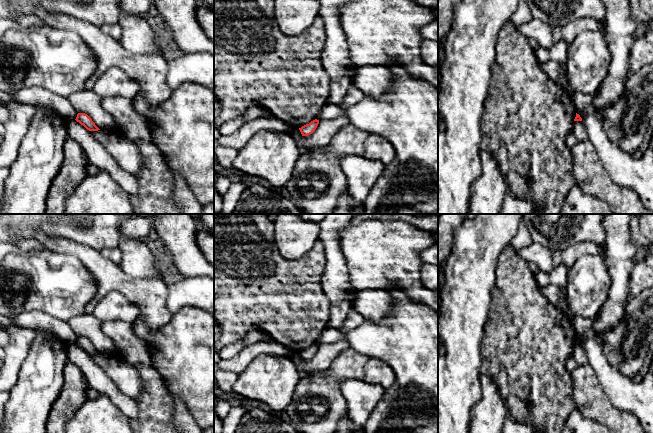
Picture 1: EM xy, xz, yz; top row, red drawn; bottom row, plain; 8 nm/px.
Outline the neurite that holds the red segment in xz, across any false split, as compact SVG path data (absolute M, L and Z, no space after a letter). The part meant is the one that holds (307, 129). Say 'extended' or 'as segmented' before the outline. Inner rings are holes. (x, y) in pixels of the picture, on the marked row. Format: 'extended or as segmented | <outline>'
as segmented | M315 119L311 121L309 124L306 124L302 126L301 128L299 128L302 136L308 136L312 134L317 128L318 124L319 124L319 120Z

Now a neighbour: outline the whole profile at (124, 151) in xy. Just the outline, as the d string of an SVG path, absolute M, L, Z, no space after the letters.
M112 130L90 131L90 133L123 170L132 175L141 171L144 159L139 147L131 139L122 137Z

